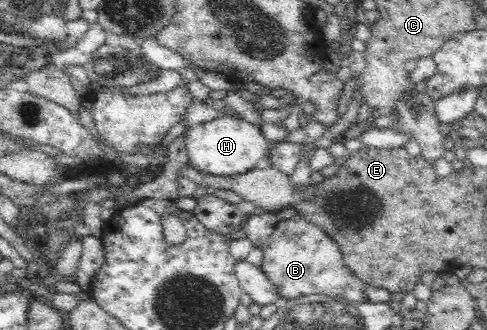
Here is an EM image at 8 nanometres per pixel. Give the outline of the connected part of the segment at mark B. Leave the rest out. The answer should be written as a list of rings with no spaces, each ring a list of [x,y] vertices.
[[[299,214],[285,220],[260,246],[263,262],[260,269],[279,289],[283,301],[321,295],[355,303],[387,303],[391,293],[383,288],[371,288],[363,283],[343,260],[340,248],[317,226],[307,223]]]

